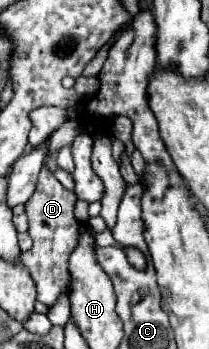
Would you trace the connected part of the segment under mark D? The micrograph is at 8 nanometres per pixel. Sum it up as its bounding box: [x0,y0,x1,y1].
[21,168,81,306]

